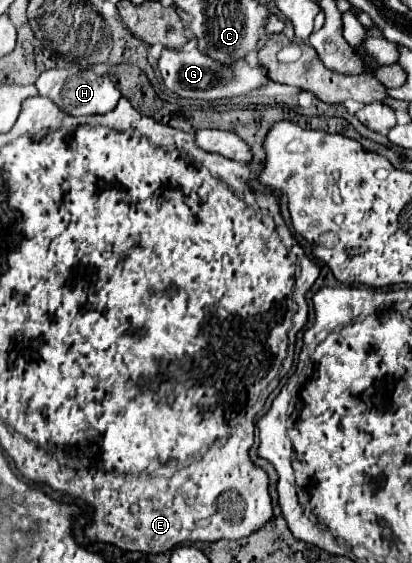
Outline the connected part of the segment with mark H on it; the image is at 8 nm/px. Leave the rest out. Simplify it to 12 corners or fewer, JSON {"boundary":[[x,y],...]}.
{"boundary":[[81,68],[45,70],[41,96],[61,110],[111,112],[121,92],[109,76]]}

